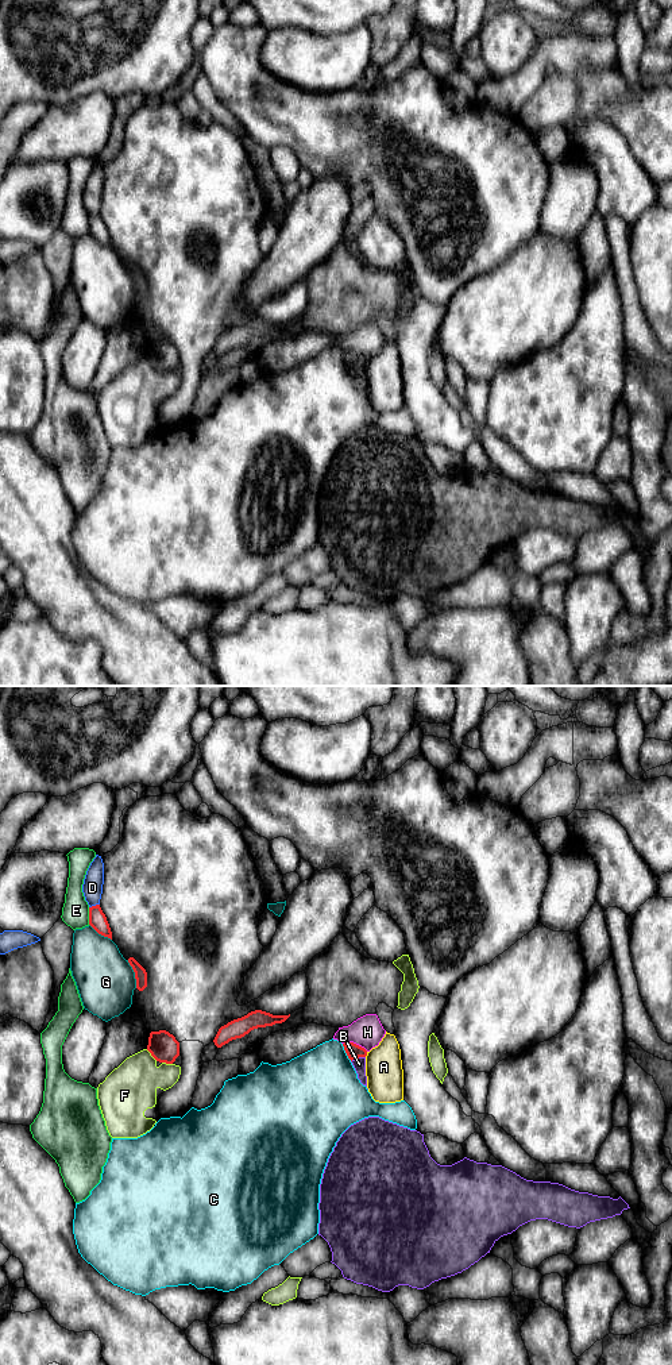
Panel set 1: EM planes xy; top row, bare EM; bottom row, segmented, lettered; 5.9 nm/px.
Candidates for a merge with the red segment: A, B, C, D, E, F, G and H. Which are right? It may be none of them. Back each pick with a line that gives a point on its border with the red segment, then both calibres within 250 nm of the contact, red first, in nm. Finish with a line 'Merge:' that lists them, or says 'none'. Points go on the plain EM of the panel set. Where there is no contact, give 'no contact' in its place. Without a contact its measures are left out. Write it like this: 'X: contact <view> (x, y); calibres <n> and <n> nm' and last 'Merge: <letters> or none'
Merge: none

